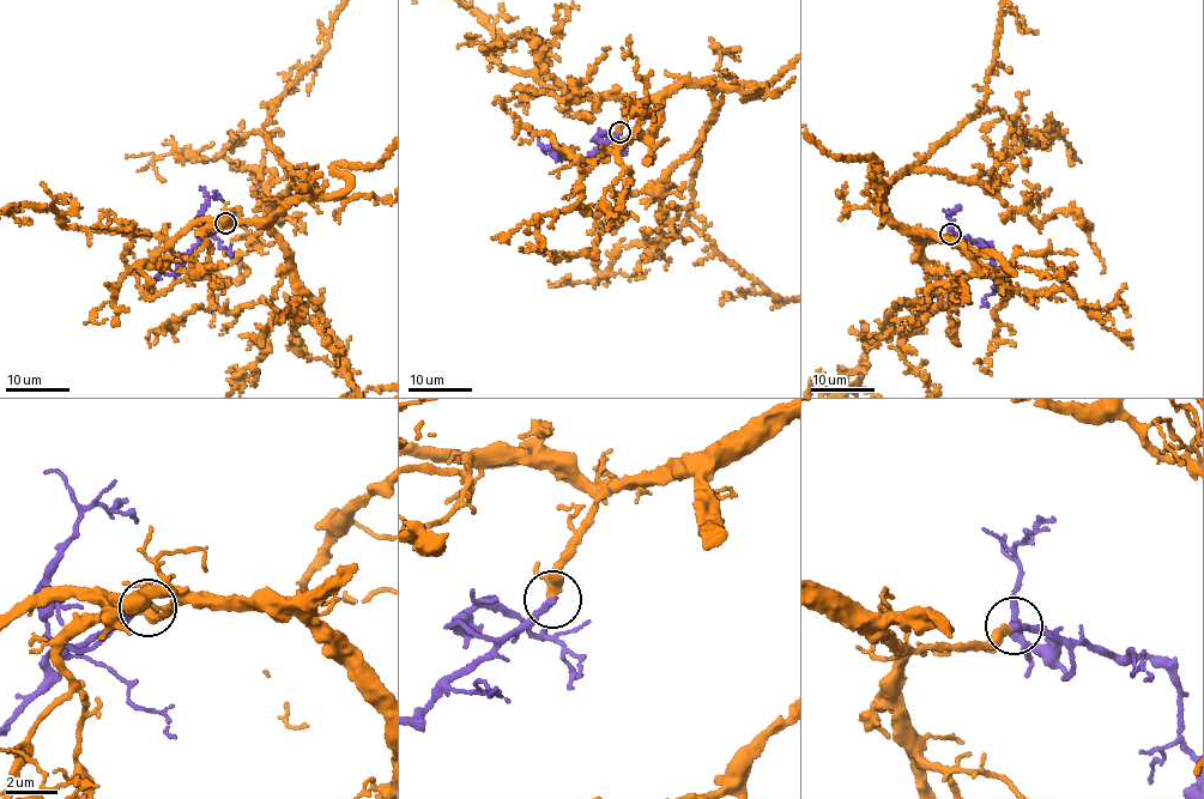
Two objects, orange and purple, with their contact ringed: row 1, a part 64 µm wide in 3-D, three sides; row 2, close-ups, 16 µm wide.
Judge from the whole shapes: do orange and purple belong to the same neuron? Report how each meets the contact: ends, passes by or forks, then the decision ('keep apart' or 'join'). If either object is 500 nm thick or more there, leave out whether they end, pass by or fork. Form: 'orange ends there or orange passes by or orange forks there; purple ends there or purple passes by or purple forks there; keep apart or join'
orange passes by; purple ends there; join

